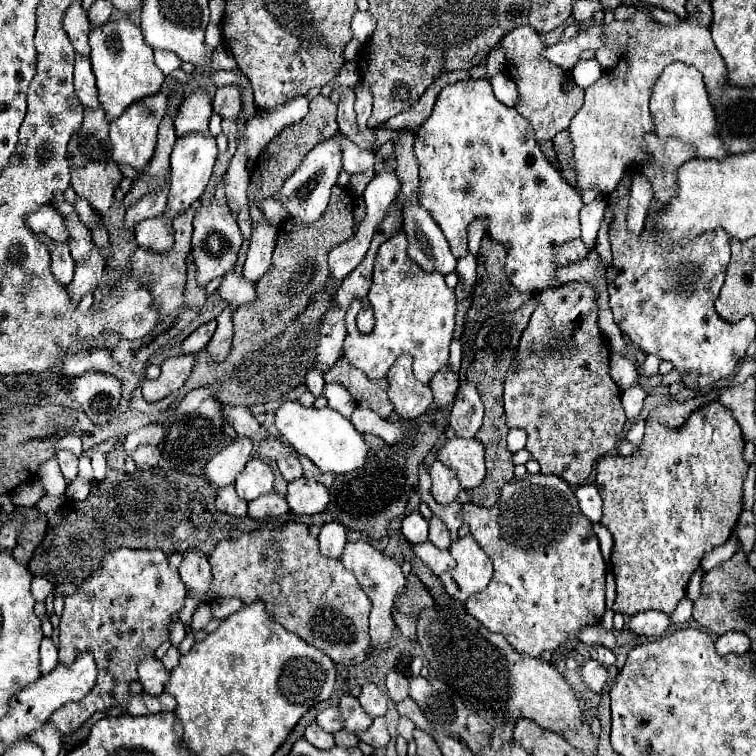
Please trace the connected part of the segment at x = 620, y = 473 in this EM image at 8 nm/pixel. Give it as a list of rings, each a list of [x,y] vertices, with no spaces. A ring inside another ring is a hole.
[[[711,402],[705,408],[693,412],[689,416],[689,420],[681,428],[665,428],[659,422],[655,422],[655,424],[647,422],[645,438],[643,438],[643,444],[639,446],[637,454],[633,454],[633,456],[603,456],[599,460],[599,464],[597,464],[597,490],[599,490],[601,498],[603,498],[601,524],[605,528],[609,528],[609,532],[613,534],[613,540],[615,540],[613,554],[611,554],[611,568],[613,568],[613,576],[615,576],[615,582],[617,582],[617,598],[615,598],[615,604],[611,608],[613,612],[635,616],[639,612],[657,610],[657,612],[667,612],[667,616],[669,616],[675,610],[679,600],[685,596],[687,582],[689,582],[691,574],[699,568],[703,554],[709,552],[715,546],[725,544],[729,540],[729,536],[731,536],[731,532],[733,532],[733,528],[737,524],[737,518],[739,518],[739,514],[743,510],[741,508],[741,494],[743,494],[743,480],[745,480],[747,468],[749,468],[745,464],[745,460],[743,460],[743,446],[745,446],[745,440],[741,436],[741,428],[735,422],[733,414],[727,408],[723,408],[719,402]]]

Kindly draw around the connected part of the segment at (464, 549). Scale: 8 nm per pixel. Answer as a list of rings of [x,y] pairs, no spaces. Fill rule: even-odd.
[[[473,536],[455,540],[449,552],[457,560],[457,566],[449,572],[443,572],[443,576],[439,578],[451,596],[465,602],[471,594],[487,588],[493,576],[493,566],[481,546],[473,540]]]

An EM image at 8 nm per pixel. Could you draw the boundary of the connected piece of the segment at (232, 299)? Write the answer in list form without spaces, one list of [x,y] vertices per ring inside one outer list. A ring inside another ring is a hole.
[[[227,272],[223,276],[223,282],[219,286],[219,296],[229,304],[229,306],[247,306],[251,300],[257,298],[255,288],[237,272]]]

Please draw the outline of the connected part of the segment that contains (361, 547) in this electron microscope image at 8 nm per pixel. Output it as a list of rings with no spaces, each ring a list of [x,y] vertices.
[[[347,542],[347,548],[341,556],[341,562],[347,570],[351,570],[359,582],[359,586],[363,588],[363,592],[367,594],[367,598],[371,600],[373,608],[371,608],[371,624],[369,624],[369,636],[373,642],[373,648],[385,648],[387,644],[393,644],[393,604],[395,598],[403,592],[405,588],[405,576],[401,572],[401,564],[395,562],[393,558],[381,554],[379,550],[375,550],[371,544],[367,542]]]

